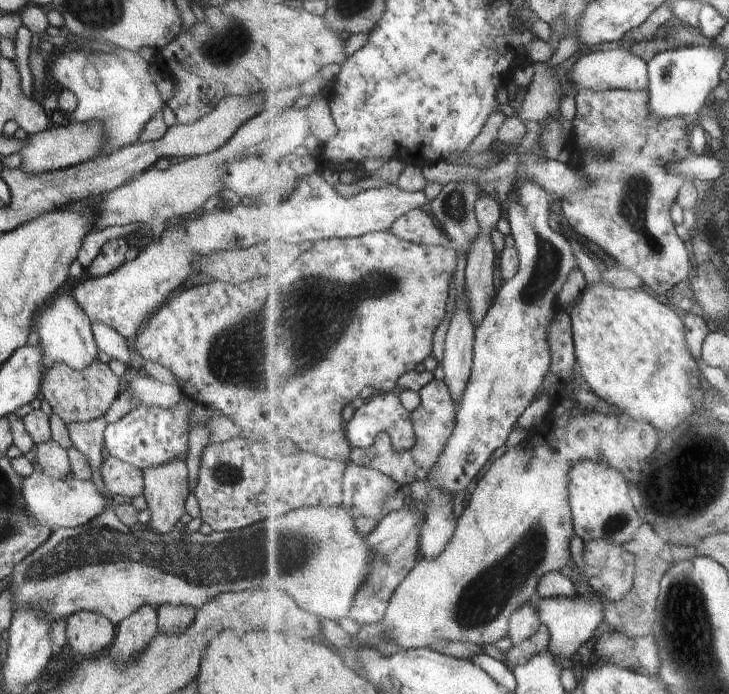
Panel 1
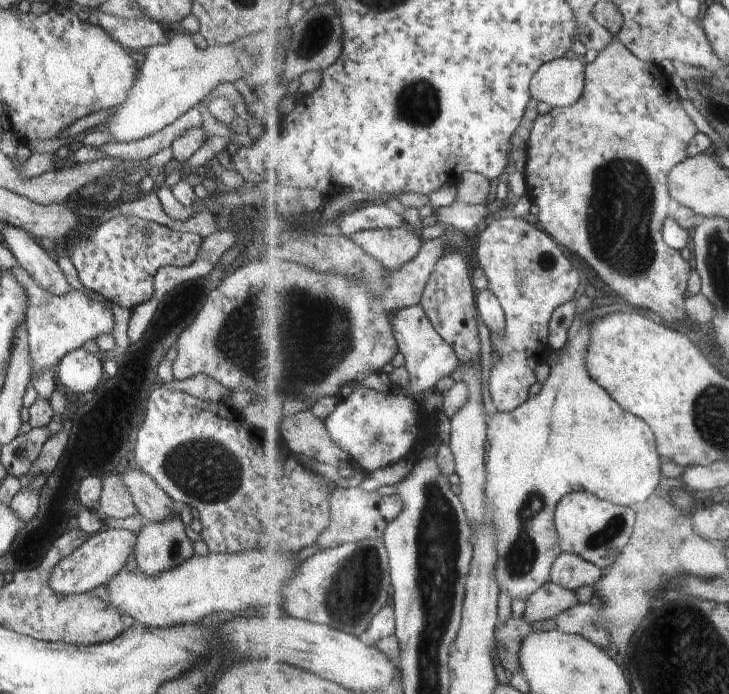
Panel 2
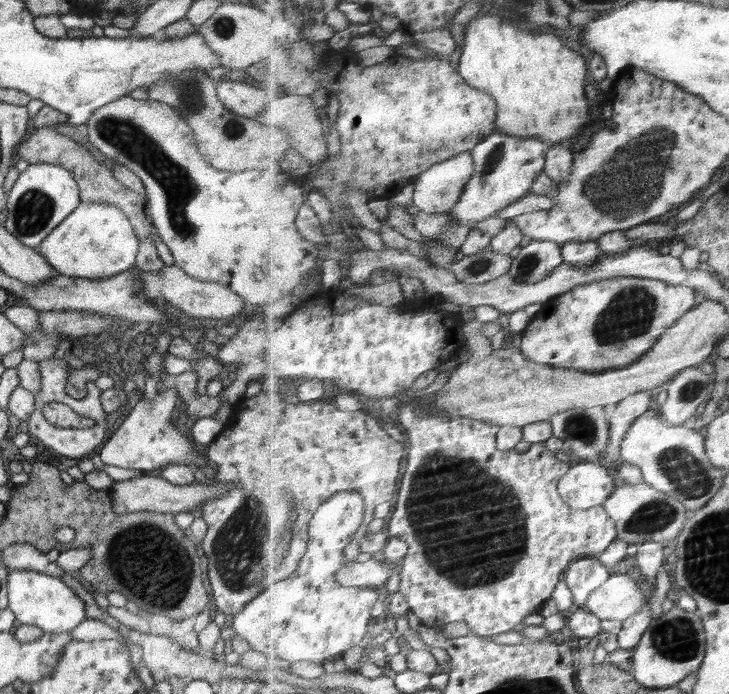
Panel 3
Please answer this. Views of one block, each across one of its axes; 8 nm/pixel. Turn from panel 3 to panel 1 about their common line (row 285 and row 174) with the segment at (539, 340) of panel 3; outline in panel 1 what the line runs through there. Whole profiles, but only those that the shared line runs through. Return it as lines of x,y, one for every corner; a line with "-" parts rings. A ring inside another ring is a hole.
580,91
575,94
578,114
574,120
581,166
578,167
593,184
582,193
564,200
562,210
574,230
593,241
612,256
619,266
638,272
644,278
646,289
663,297
674,287
683,287
692,274
690,252
676,230
672,208
679,201
684,184
690,179
676,175
671,166
692,155
692,119
677,117
654,121
649,112
651,95
648,91

